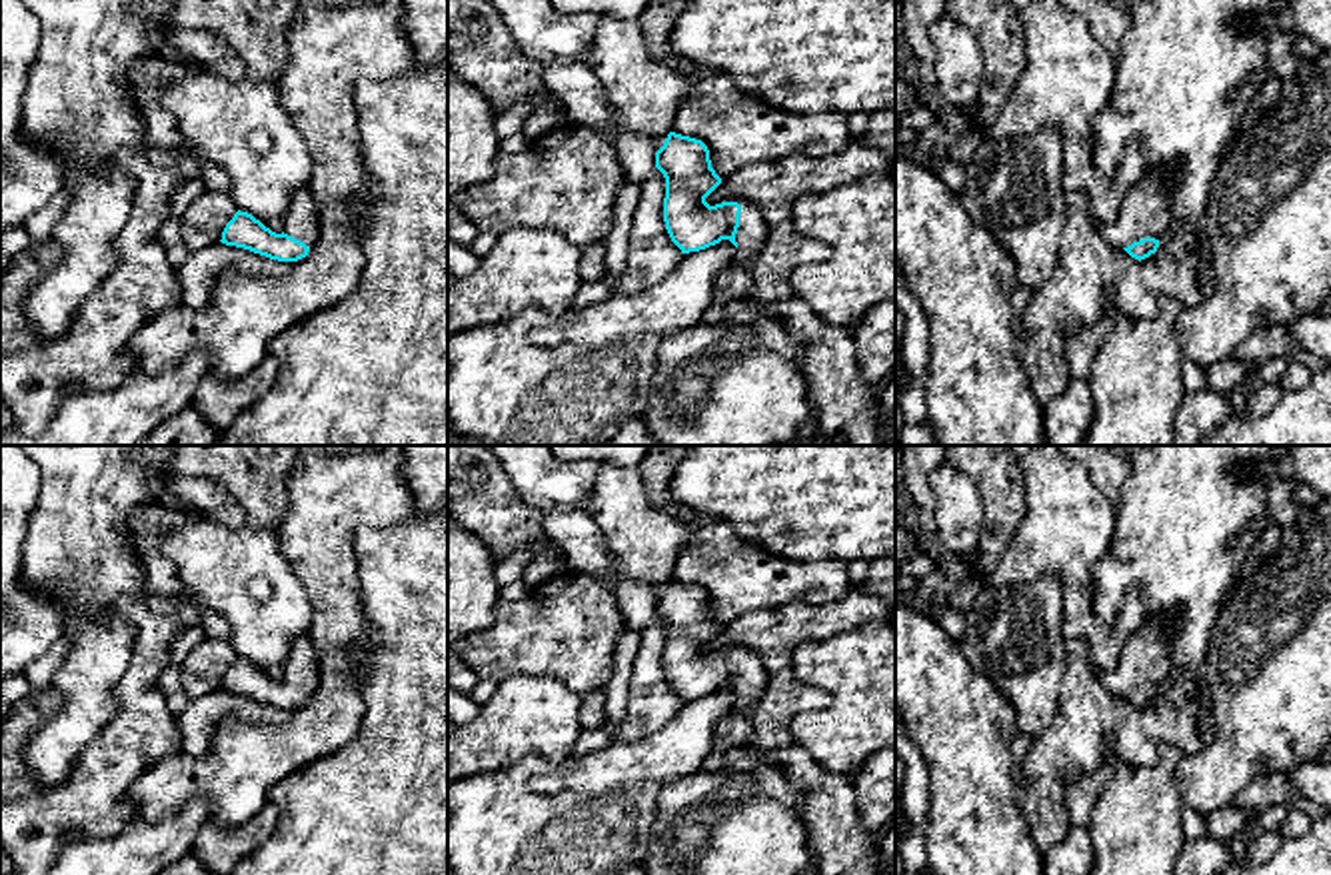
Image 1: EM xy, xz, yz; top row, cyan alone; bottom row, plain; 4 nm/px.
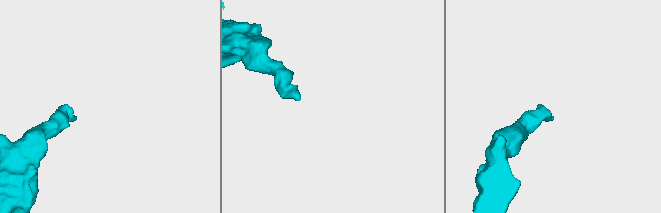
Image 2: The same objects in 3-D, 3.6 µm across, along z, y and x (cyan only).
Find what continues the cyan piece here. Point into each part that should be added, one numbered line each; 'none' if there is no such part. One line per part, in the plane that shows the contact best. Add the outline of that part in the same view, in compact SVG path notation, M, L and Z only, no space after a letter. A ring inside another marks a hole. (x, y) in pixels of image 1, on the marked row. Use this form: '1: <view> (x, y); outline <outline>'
1: xz (752, 230); outline M743 206L739 214L739 228L735 234L735 254L731 266L753 268L757 254L763 248L767 224L757 206Z

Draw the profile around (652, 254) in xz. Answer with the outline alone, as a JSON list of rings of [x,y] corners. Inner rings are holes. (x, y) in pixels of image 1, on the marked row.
[[[654,168],[640,186],[640,206],[634,214],[628,246],[628,270],[618,292],[630,294],[660,284],[683,256],[666,230],[664,198],[666,178]]]

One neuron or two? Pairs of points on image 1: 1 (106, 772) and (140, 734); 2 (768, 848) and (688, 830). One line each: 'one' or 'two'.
1: one
2: one

